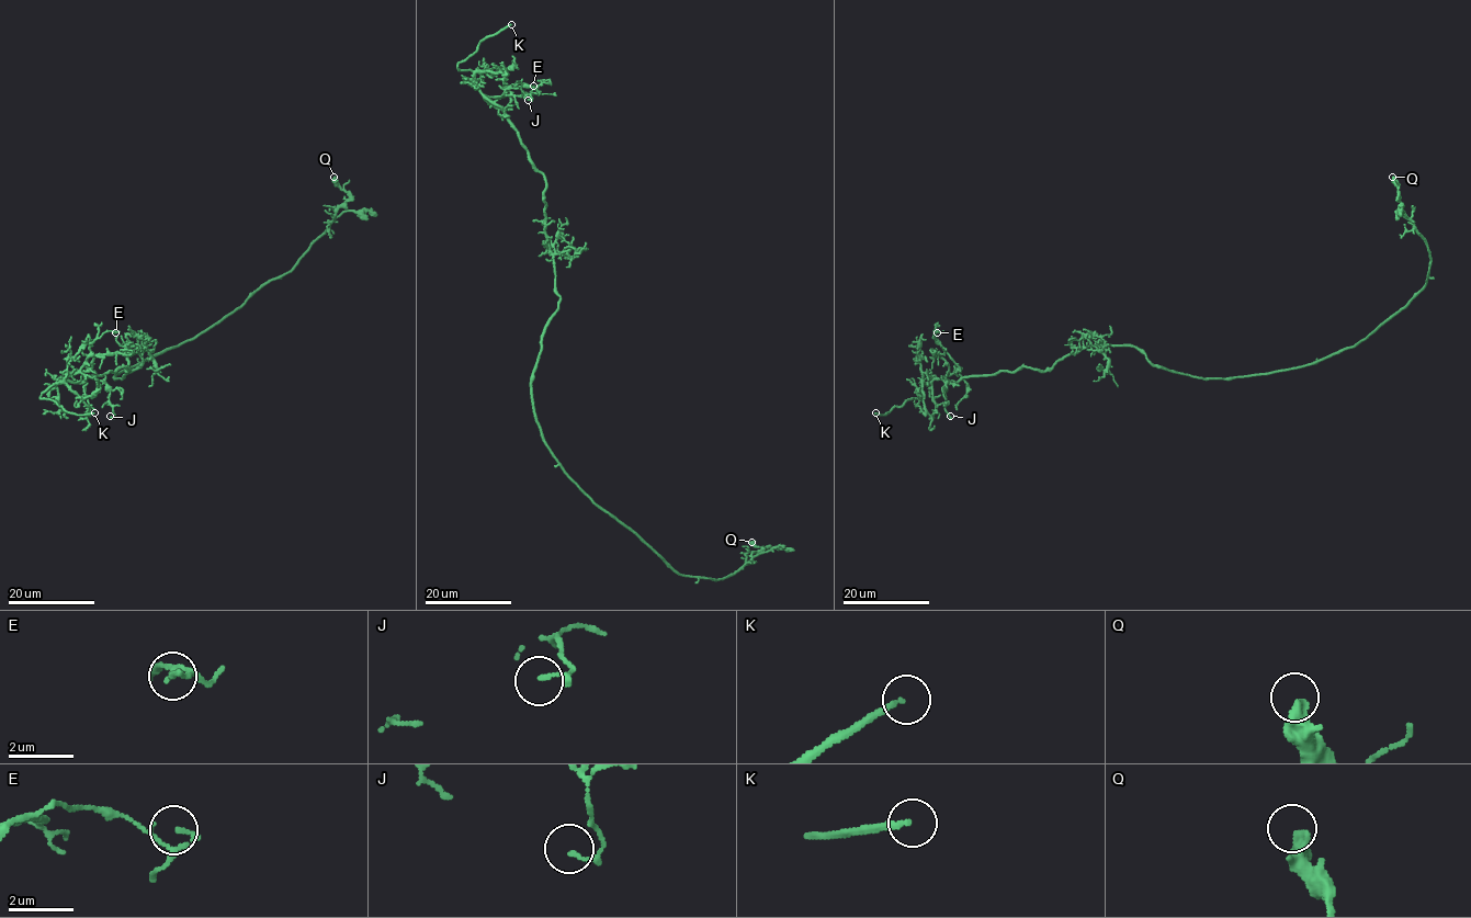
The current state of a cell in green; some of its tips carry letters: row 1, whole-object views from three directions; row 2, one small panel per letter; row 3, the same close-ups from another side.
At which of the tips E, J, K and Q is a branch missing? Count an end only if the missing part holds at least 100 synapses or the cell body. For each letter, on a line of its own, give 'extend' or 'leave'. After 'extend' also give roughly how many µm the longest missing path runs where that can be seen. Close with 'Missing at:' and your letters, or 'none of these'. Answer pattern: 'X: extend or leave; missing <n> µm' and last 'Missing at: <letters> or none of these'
E: leave
J: leave
K: extend; missing 30 µm
Q: leave
Missing at: K

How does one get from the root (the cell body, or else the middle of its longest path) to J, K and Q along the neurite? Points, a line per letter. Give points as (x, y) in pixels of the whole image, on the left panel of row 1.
J: (117, 378), (140, 365), (138, 346), (127, 348), (126, 371), (66, 378), (81, 372), (102, 381), (110, 416)
K: (117, 378), (140, 365), (138, 346), (127, 348), (126, 371), (58, 380), (40, 397), (75, 414), (94, 412)
Q: (117, 378), (113, 376), (119, 372), (193, 339), (238, 309), (259, 287), (286, 273), (349, 199), (334, 177)

